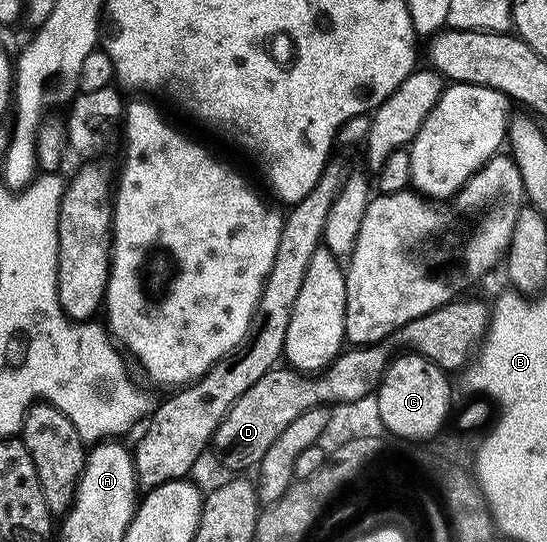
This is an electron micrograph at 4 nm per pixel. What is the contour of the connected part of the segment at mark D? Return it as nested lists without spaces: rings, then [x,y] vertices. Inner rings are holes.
[[[380,343],[344,348],[326,369],[312,377],[290,367],[270,369],[265,375],[261,375],[261,379],[257,379],[257,383],[253,383],[253,387],[249,387],[249,391],[245,391],[245,395],[241,395],[237,399],[237,403],[233,403],[233,407],[229,407],[225,419],[221,419],[221,423],[215,432],[213,438],[214,452],[222,458],[224,464],[231,471],[247,471],[243,469],[249,468],[250,465],[251,468],[258,466],[262,456],[269,450],[269,447],[272,447],[273,441],[281,435],[289,423],[293,422],[293,419],[301,415],[306,409],[311,409],[314,405],[353,401],[374,394],[383,381],[387,364],[391,362],[393,356],[393,350],[389,346],[390,344]]]

